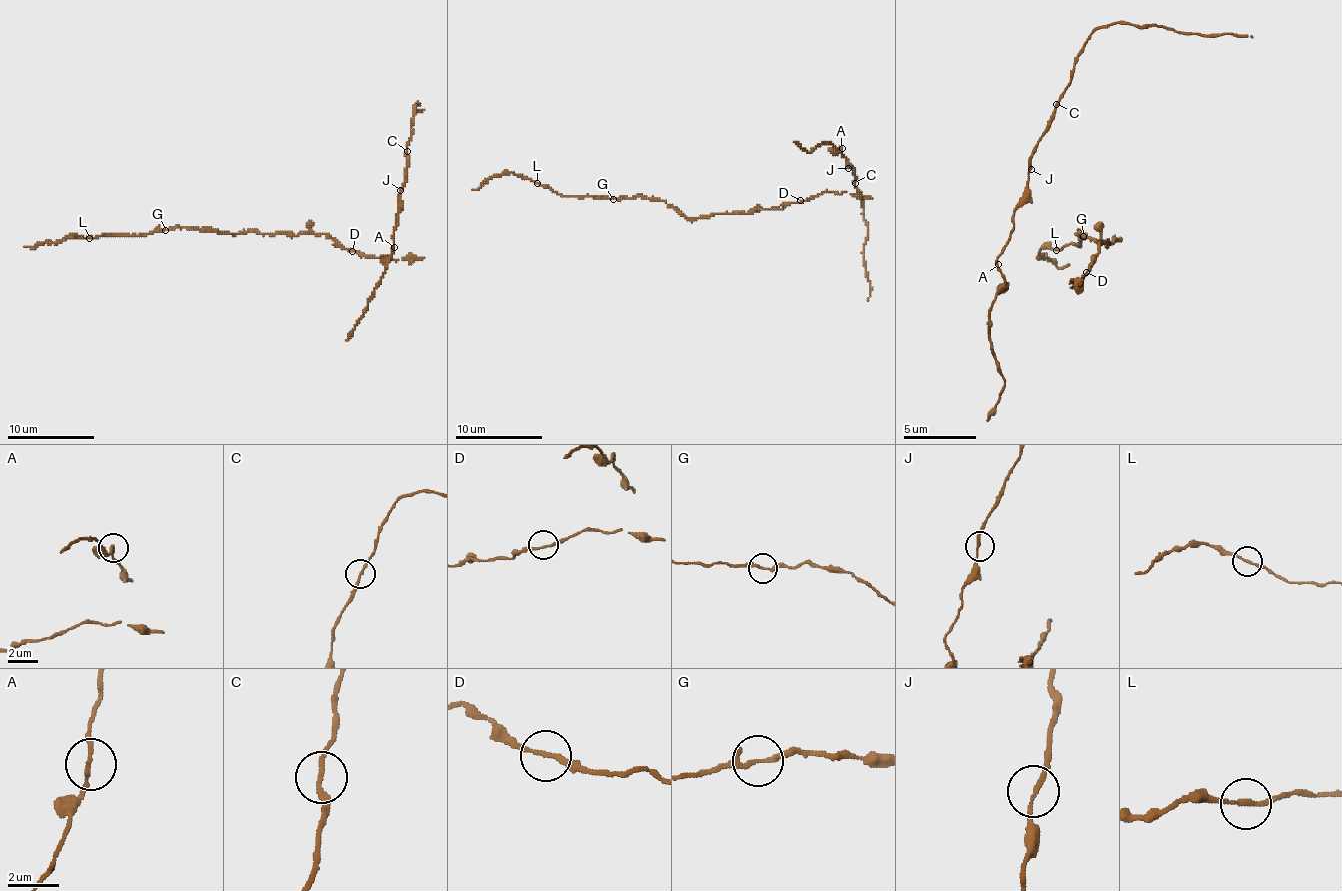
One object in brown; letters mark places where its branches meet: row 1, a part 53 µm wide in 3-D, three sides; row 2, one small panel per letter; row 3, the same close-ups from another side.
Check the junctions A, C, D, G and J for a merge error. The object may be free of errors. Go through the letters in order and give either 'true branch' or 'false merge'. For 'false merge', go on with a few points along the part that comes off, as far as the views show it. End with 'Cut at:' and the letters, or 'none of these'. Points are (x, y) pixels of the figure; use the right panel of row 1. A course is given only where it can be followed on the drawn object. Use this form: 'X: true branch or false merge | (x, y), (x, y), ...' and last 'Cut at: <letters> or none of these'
A: true branch
C: true branch
D: true branch
G: true branch
J: true branch
Cut at: none of these

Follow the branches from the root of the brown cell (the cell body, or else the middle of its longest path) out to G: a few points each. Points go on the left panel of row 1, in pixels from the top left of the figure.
G: (344, 249), (324, 234), (287, 236), (254, 231), (218, 234), (191, 227), (165, 229)

